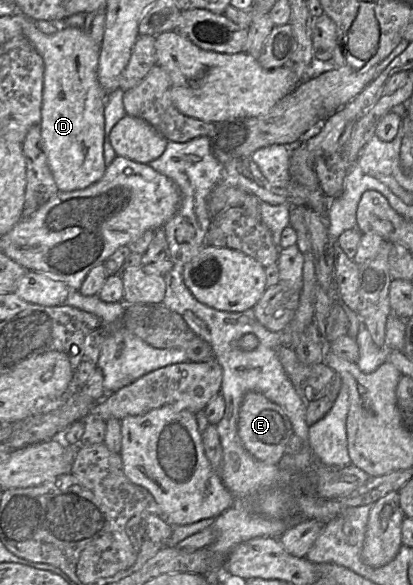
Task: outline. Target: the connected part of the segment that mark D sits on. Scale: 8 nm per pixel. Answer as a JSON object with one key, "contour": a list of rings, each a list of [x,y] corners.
{"contour":[[[27,17],[22,18],[21,26],[23,36],[35,47],[36,51],[42,57],[42,60],[44,62],[44,79],[43,79],[40,131],[41,131],[43,150],[46,154],[47,162],[53,175],[54,181],[59,191],[70,192],[74,190],[85,189],[90,185],[99,181],[104,175],[106,169],[103,154],[103,124],[104,124],[104,105],[107,93],[100,85],[97,76],[100,45],[98,45],[92,38],[90,38],[83,31],[82,28],[65,27],[53,34],[45,34],[38,29],[35,21],[32,21]]]}

